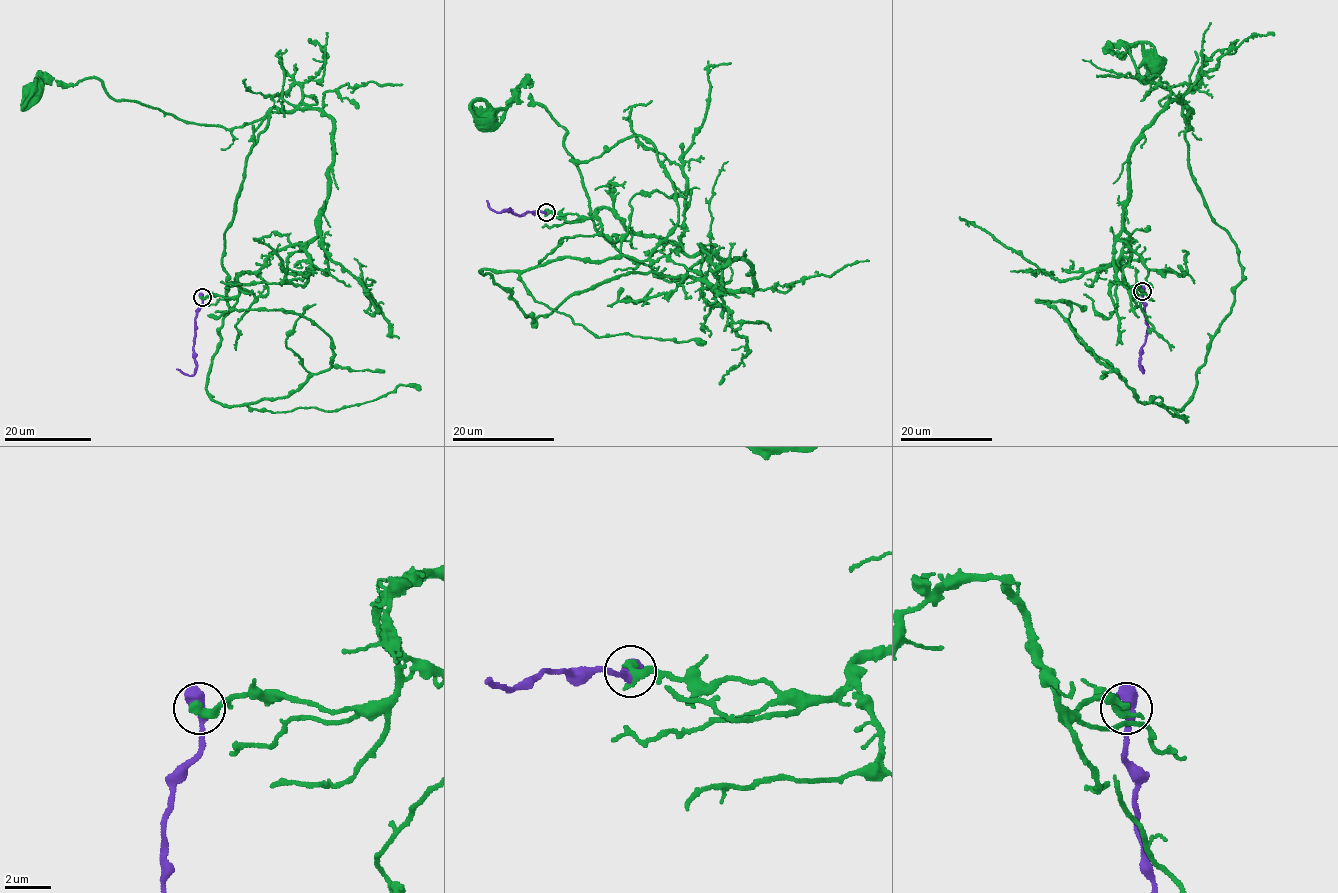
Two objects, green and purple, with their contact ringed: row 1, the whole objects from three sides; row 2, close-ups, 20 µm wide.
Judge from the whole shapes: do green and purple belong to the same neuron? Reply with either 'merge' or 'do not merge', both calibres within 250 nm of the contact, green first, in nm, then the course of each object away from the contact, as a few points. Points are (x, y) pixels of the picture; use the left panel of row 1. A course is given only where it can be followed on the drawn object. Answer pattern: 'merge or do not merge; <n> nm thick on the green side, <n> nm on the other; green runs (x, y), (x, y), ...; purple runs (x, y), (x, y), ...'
do not merge; 440 nm thick on the green side, 650 nm on the other; green runs (202, 297), (234, 298), (240, 274), (316, 235), (331, 119), (271, 108), (226, 129), (38, 73), (30, 92); purple runs (202, 297), (195, 330), (196, 371), (187, 375), (177, 369)

